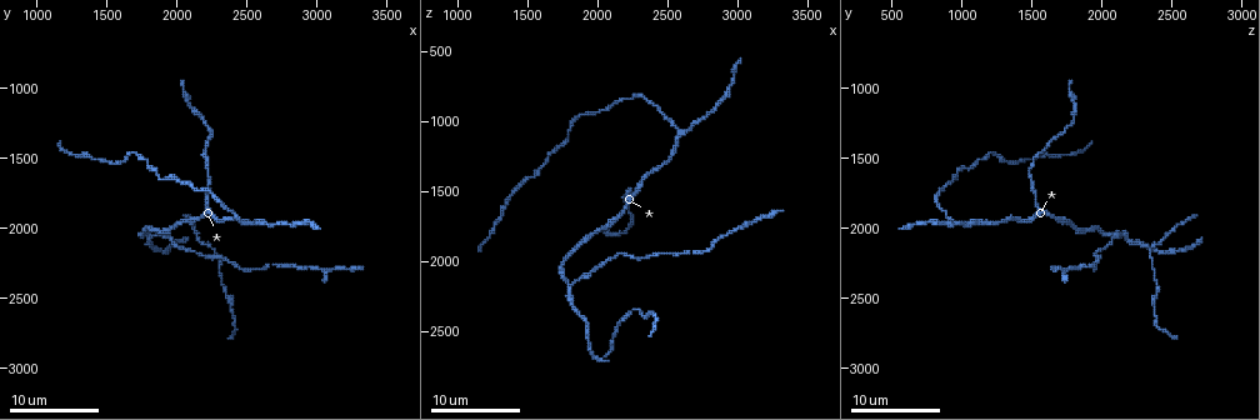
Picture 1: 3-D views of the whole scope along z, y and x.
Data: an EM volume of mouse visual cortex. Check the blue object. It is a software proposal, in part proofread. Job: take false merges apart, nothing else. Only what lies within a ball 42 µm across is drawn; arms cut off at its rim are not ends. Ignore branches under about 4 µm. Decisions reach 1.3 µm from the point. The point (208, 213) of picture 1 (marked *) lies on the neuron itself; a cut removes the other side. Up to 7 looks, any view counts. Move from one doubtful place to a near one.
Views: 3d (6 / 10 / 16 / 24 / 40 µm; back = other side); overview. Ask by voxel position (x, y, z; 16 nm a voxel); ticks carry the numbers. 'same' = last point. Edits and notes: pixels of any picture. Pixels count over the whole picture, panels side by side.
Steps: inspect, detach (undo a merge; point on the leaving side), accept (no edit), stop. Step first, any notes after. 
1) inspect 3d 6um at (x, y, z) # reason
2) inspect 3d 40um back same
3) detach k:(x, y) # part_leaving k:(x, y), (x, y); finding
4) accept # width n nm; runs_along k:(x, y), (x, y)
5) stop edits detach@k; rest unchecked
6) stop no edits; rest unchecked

inspect 3d 10um at (1700, 1480, 1200) # narrows sharply

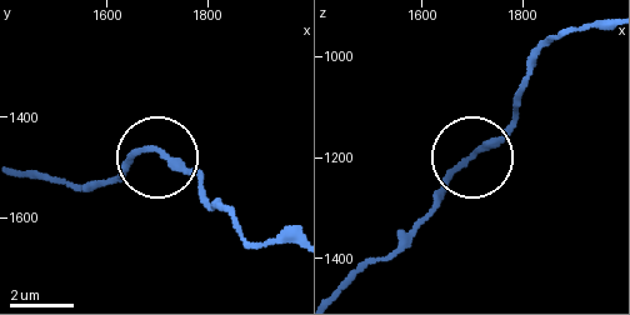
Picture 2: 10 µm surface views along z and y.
inspect 3d 6um at (1695, 1470, 1205)

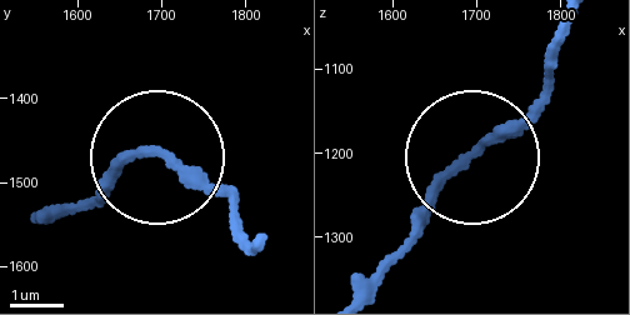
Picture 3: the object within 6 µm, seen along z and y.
accept # runs_along 3:(255, 244), (224, 195), (156, 155), (66, 213); continuous, no second neuron

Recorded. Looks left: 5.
inspect 3d 16um at (1940, 1640, 920)

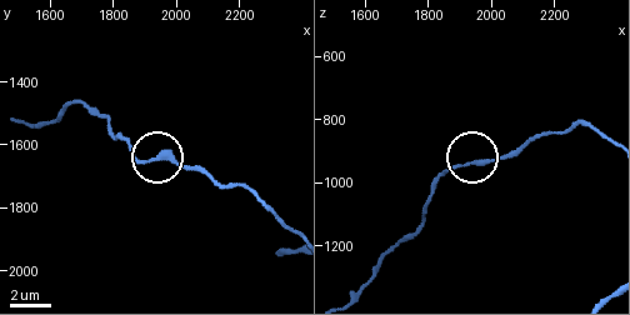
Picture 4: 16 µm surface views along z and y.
inspect 3d 16um back at (1960, 1640, 930)

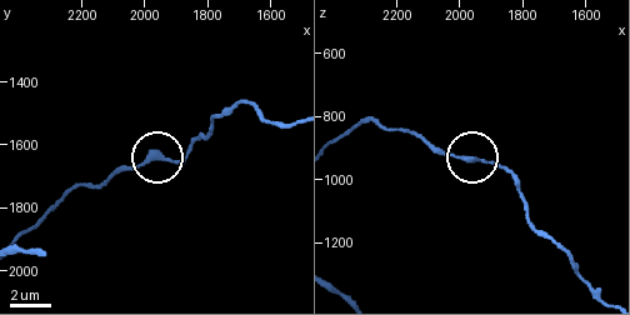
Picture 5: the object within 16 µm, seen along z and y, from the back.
accept # runs_along 5:(24, 234), (74, 189), (160, 156), (180, 160), (199, 141); all the same neuron

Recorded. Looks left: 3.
inspect 3d 6um at (1880, 2000, 1900) # thick turns thin

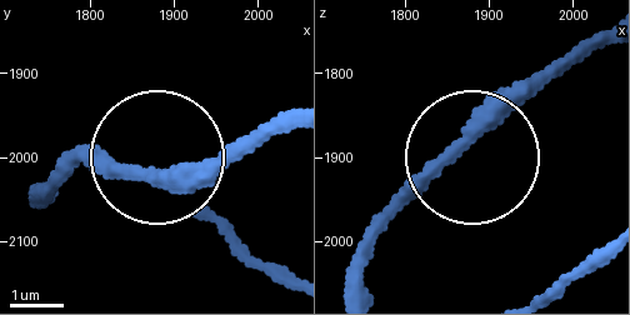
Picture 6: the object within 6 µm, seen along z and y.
inspect 3d 6um back at (1870, 2025, 1890)

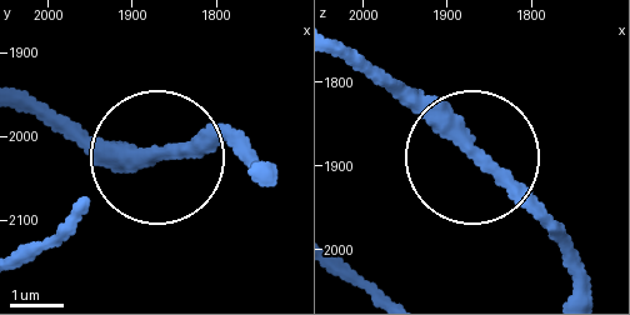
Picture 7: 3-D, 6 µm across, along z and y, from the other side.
accept # continuous, no second neuron

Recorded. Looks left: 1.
stop no edits; rest unchecked

